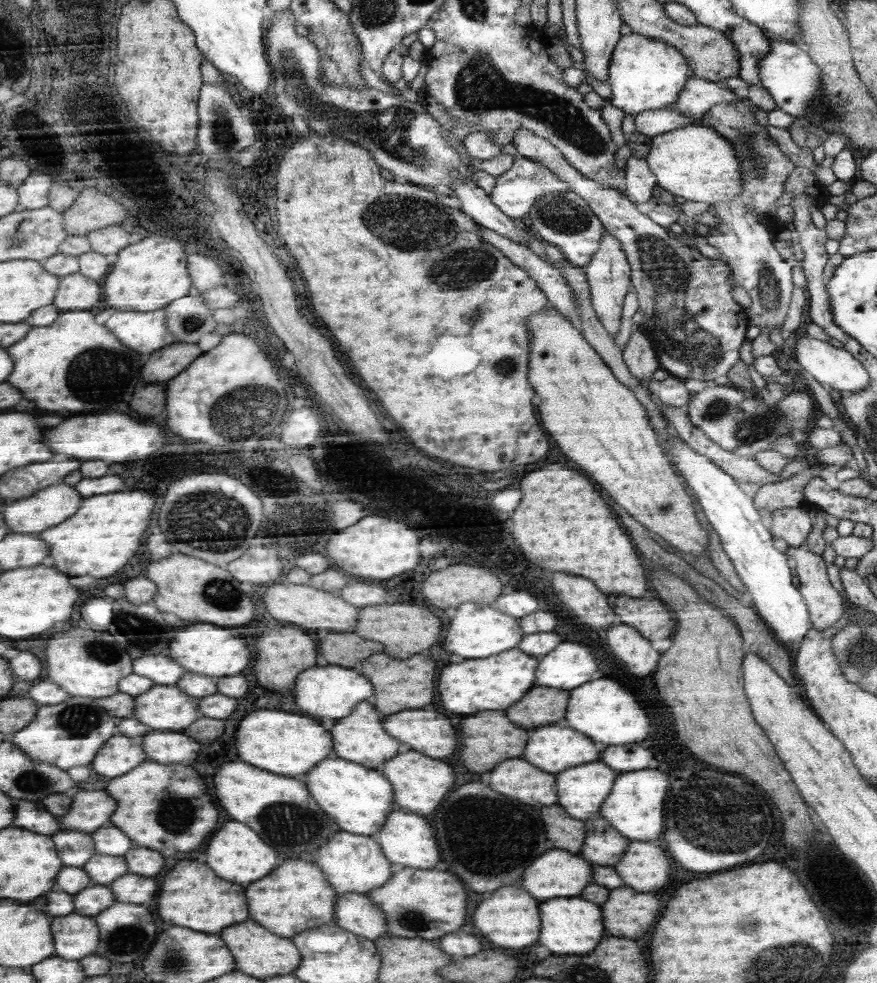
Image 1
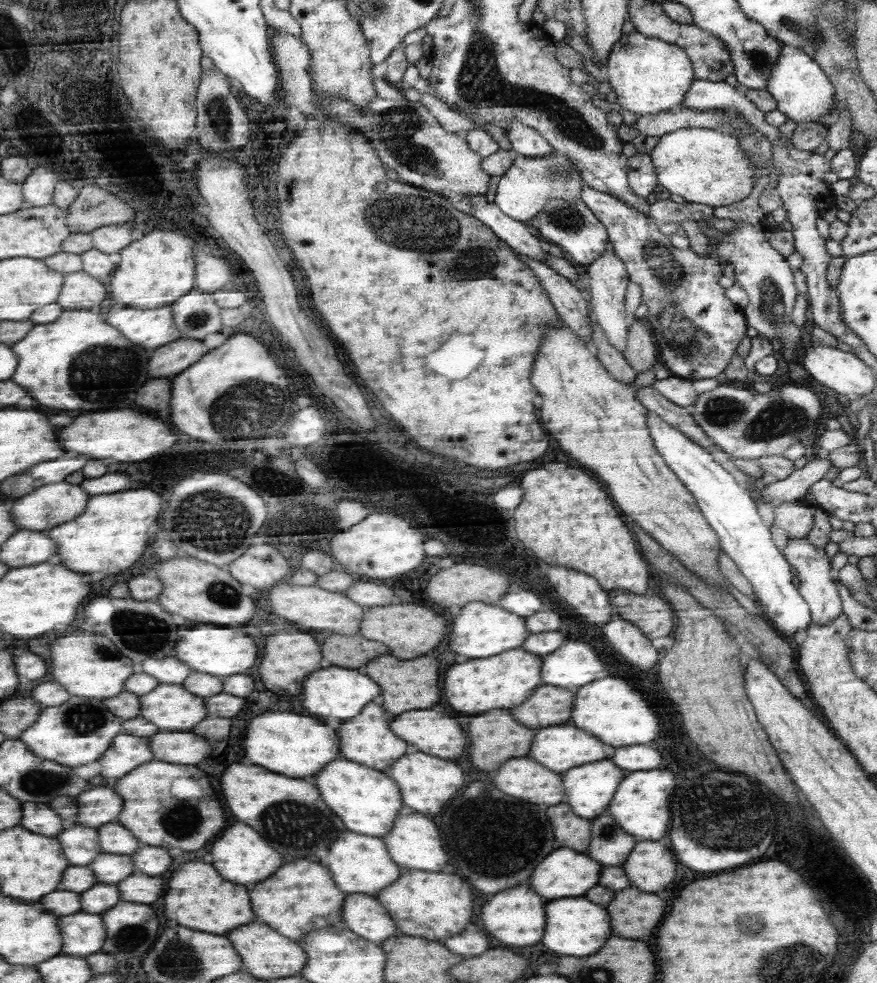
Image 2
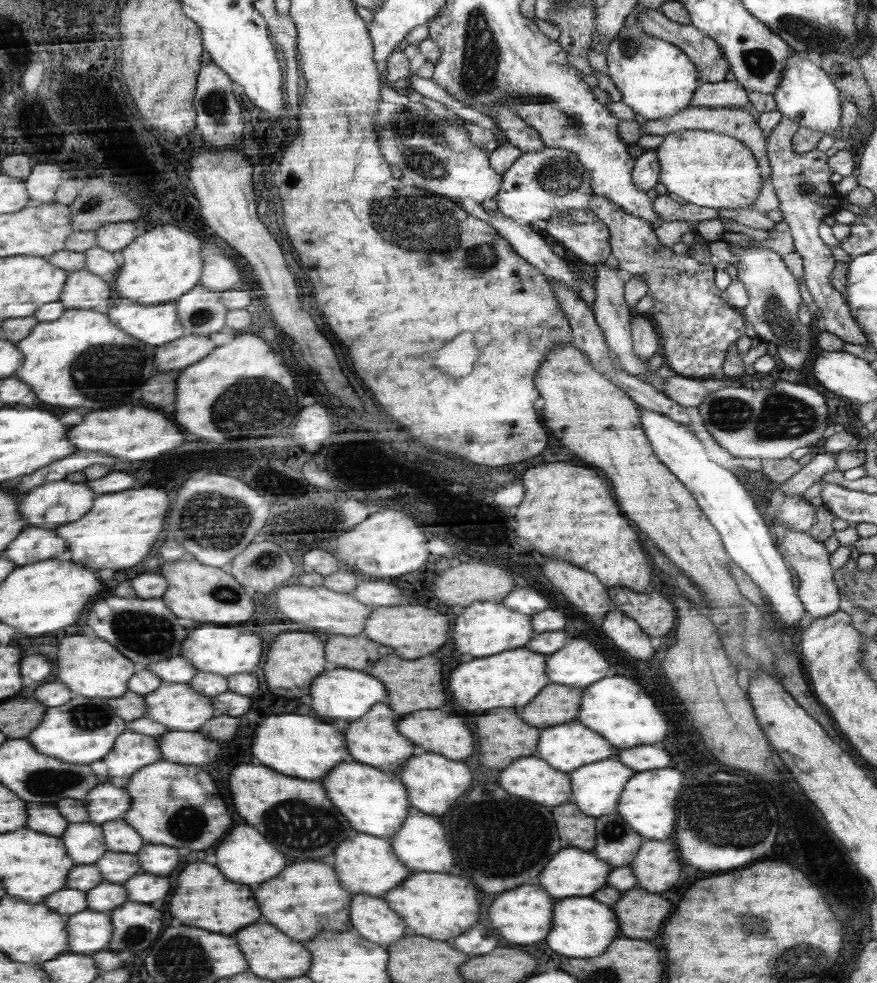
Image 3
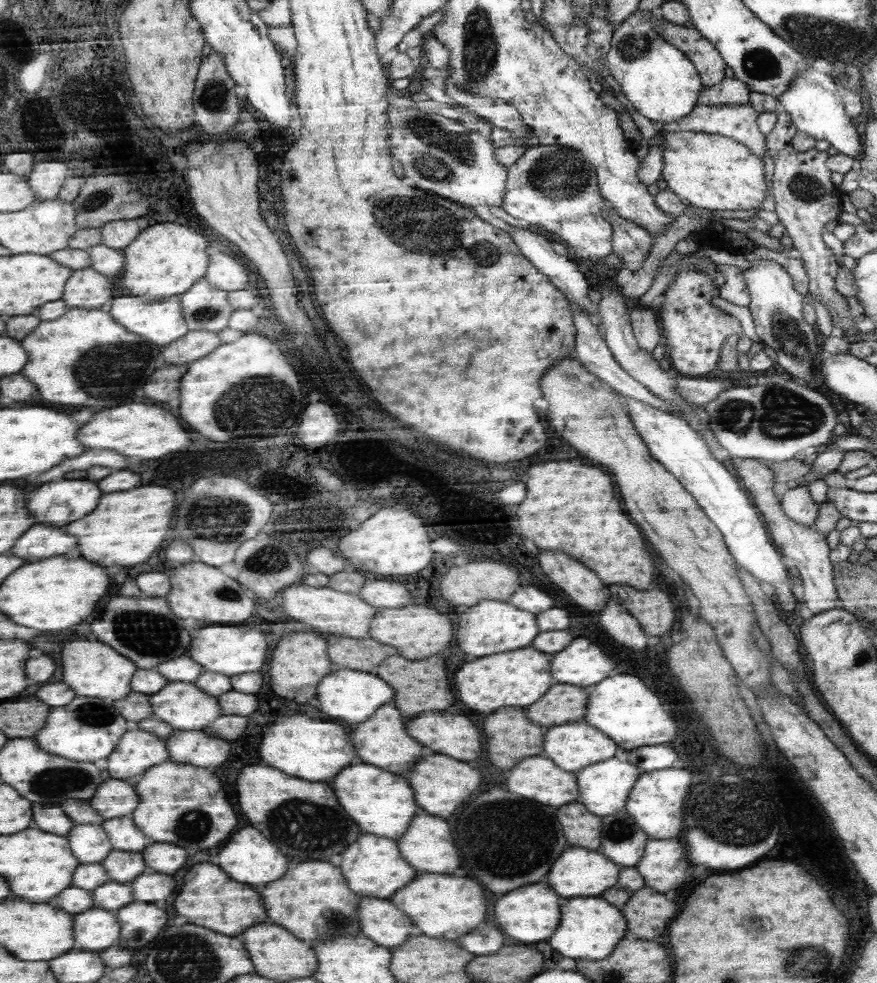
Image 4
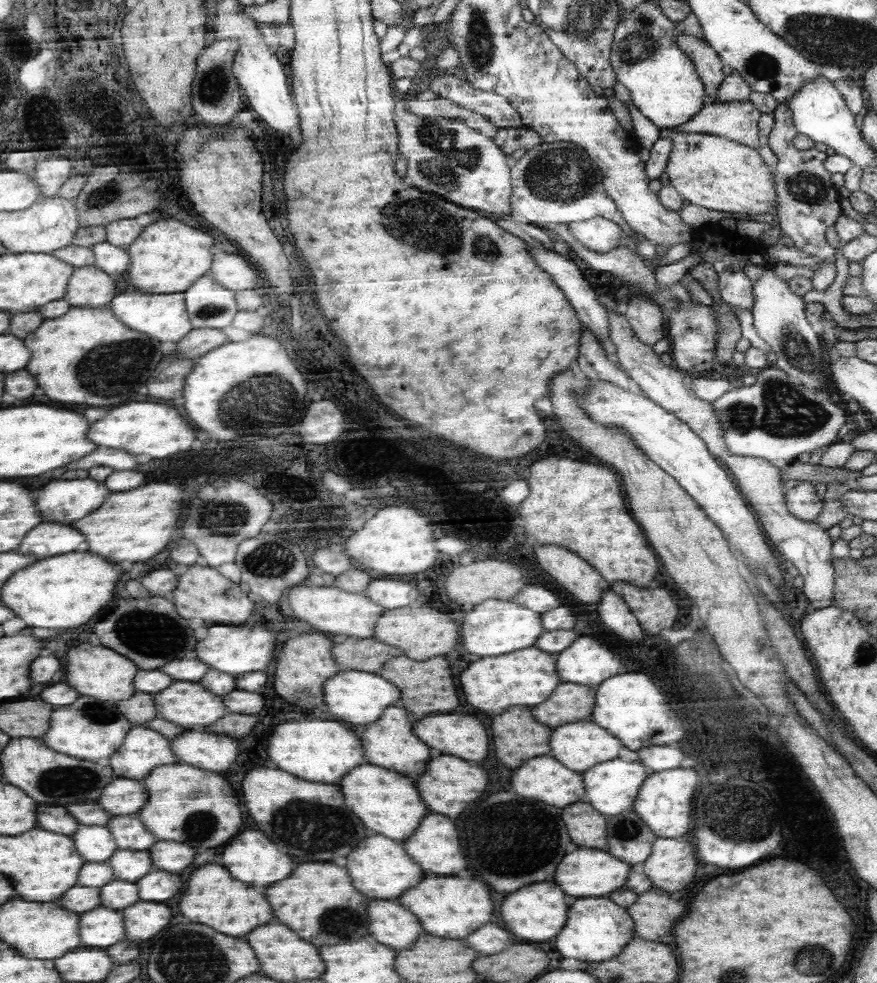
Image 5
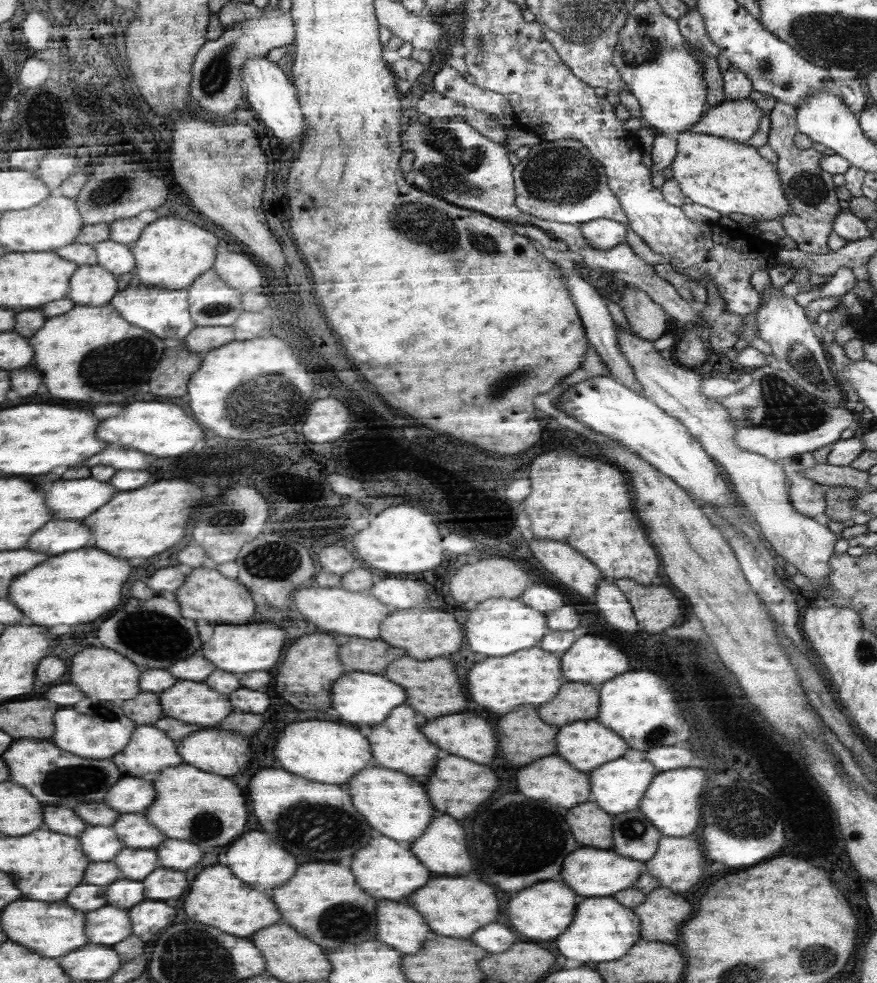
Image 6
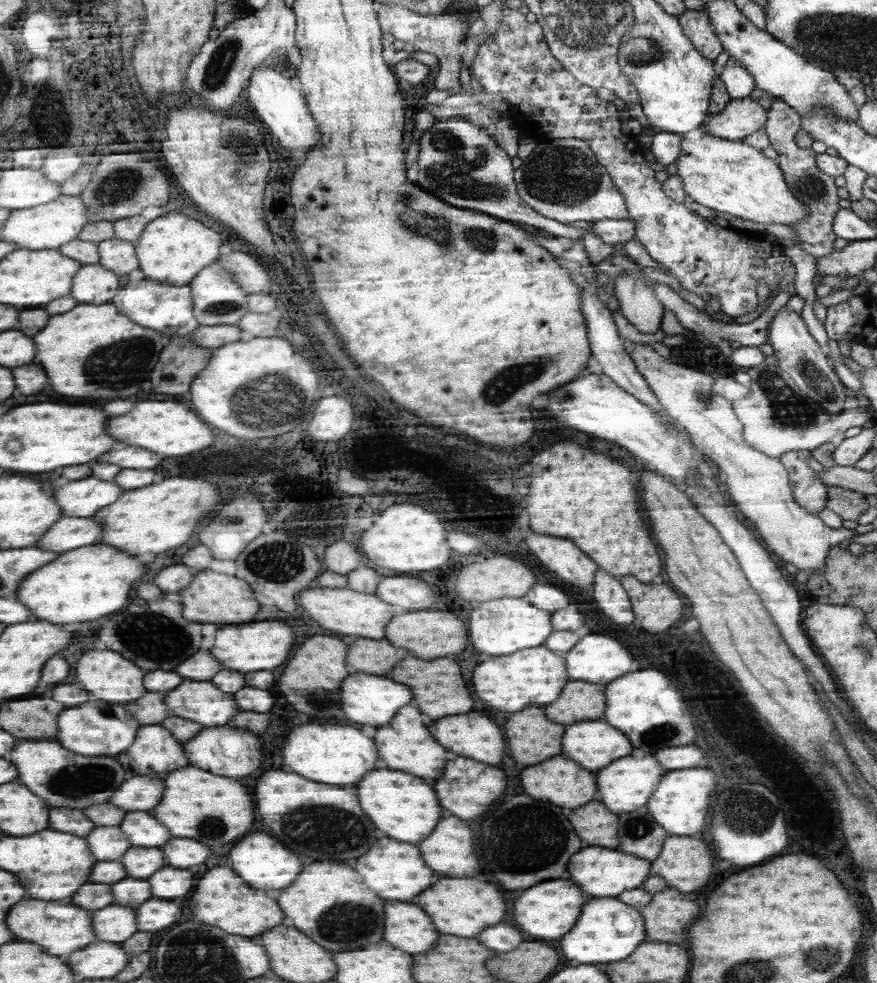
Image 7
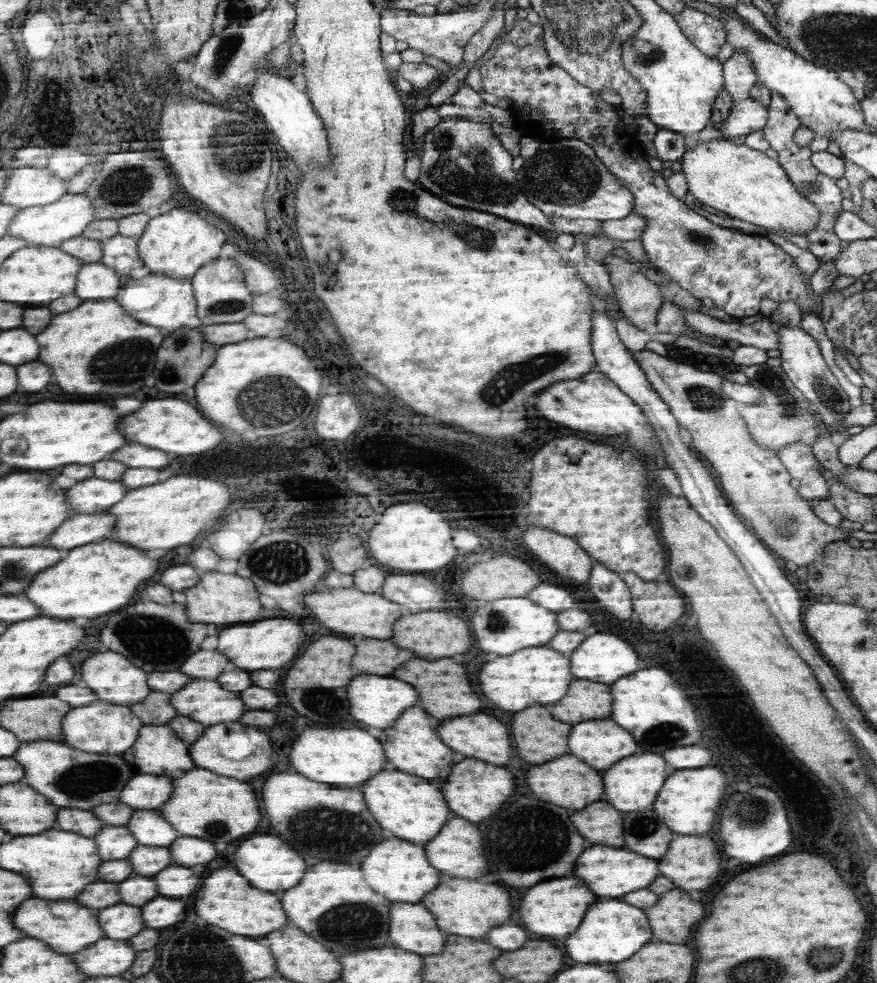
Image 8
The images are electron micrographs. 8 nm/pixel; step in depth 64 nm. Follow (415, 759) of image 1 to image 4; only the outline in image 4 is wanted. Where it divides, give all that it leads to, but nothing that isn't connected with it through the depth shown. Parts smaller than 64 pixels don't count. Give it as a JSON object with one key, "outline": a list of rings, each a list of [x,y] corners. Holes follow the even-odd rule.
{"outline":[[[428,754],[424,756],[424,760],[420,760],[420,764],[416,764],[416,768],[406,776],[406,780],[412,780],[412,788],[416,788],[416,801],[420,802],[422,811],[448,818],[464,800],[470,800],[472,794],[478,790],[480,772],[470,764],[454,760],[450,756]]]}

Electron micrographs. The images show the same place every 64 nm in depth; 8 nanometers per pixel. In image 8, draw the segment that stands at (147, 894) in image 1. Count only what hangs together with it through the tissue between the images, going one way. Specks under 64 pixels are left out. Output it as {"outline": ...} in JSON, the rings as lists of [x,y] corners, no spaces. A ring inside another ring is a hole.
{"outline":[[[172,864],[164,868],[158,875],[153,876],[159,886],[159,894],[172,898],[188,896],[196,890],[200,882],[200,874],[196,874],[192,868],[184,868],[184,865]]]}

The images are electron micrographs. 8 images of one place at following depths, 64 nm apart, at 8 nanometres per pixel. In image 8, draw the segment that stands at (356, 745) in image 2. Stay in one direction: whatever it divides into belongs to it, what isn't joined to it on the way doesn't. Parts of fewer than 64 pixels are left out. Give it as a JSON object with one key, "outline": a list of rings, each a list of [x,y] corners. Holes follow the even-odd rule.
{"outline":[[[408,708],[404,716],[400,718],[400,724],[396,728],[382,730],[380,740],[384,740],[384,752],[388,752],[388,760],[392,760],[392,766],[402,772],[412,772],[416,776],[424,776],[426,780],[446,780],[452,764],[454,764],[454,750],[450,750],[436,734],[438,720],[426,714],[422,708]]]}

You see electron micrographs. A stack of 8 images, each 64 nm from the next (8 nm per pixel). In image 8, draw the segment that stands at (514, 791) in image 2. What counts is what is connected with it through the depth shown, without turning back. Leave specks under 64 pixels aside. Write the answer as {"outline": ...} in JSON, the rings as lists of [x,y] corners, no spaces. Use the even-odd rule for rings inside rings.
{"outline":[[[560,756],[560,760],[550,760],[548,764],[540,764],[534,766],[526,772],[526,782],[528,788],[532,790],[532,794],[544,802],[568,808],[568,810],[582,810],[588,807],[590,802],[600,800],[602,796],[602,774],[596,772],[594,768],[590,768],[587,762],[582,762],[580,757],[576,756]]]}

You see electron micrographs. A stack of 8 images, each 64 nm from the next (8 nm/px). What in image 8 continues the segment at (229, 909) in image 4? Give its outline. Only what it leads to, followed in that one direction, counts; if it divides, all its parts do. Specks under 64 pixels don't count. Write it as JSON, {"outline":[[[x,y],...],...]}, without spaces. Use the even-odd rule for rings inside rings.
{"outline":[[[232,868],[212,870],[204,878],[204,888],[200,888],[200,892],[196,892],[194,910],[208,924],[220,926],[228,932],[236,932],[240,936],[256,936],[256,938],[266,936],[268,932],[278,930],[280,926],[284,928],[288,922],[288,918],[286,918],[284,910],[280,910],[280,902],[274,894],[248,886],[246,878],[240,876]]]}

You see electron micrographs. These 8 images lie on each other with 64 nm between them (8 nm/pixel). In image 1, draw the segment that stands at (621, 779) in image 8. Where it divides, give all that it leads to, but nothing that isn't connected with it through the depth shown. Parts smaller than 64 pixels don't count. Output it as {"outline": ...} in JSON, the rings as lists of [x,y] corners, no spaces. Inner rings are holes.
{"outline":[[[599,760],[556,773],[560,806],[577,820],[590,819],[600,810],[600,804],[607,802],[615,786],[612,780],[618,775],[618,771]]]}

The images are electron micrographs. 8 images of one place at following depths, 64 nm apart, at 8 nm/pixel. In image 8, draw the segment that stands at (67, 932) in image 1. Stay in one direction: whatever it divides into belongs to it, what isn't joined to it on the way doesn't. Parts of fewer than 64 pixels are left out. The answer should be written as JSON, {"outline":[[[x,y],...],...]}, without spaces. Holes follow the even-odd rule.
{"outline":[[[119,902],[111,907],[99,909],[97,913],[108,938],[128,940],[144,928],[141,907]]]}

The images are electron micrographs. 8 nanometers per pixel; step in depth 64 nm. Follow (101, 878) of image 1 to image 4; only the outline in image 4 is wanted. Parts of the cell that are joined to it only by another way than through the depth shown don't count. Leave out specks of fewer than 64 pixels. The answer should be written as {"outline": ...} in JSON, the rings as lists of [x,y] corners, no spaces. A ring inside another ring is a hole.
{"outline":[[[112,849],[101,862],[110,876],[110,881],[131,883],[144,872],[148,872],[147,861],[140,852],[124,852]]]}

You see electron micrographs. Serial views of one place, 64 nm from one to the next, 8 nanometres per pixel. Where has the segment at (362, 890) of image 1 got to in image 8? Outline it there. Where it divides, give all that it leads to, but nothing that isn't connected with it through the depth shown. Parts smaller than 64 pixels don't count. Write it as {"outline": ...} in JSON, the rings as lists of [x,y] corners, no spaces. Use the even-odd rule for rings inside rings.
{"outline":[[[387,836],[374,850],[364,864],[360,864],[364,872],[368,872],[368,884],[376,888],[382,896],[388,896],[392,902],[410,902],[416,904],[424,898],[426,892],[438,886],[438,870],[430,866],[422,846],[416,846],[408,840],[400,840],[394,836]]]}

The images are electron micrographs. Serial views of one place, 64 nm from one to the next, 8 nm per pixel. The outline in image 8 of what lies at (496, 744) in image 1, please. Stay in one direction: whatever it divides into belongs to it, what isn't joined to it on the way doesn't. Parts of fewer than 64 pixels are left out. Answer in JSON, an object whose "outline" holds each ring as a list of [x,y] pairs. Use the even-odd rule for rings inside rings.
{"outline":[[[532,706],[528,712],[518,712],[512,716],[512,736],[516,736],[516,754],[528,764],[544,764],[552,758],[558,758],[568,752],[566,740],[570,732],[570,724],[558,722],[552,718],[546,706]]]}

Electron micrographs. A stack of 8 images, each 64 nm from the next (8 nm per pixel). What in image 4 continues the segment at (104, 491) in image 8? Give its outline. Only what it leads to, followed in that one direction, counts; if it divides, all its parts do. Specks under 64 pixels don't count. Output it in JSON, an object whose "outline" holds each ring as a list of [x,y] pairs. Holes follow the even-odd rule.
{"outline":[[[60,480],[40,486],[32,494],[32,516],[40,524],[62,528],[68,522],[90,514],[100,498],[100,490],[90,480]]]}

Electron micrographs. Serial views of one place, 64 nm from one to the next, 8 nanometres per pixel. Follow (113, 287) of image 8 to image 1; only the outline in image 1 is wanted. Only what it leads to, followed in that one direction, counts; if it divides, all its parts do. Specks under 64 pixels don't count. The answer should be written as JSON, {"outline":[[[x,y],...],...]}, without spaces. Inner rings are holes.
{"outline":[[[78,272],[62,277],[54,306],[62,312],[90,311],[90,308],[100,304],[100,298],[102,298],[102,292],[98,281]]]}

